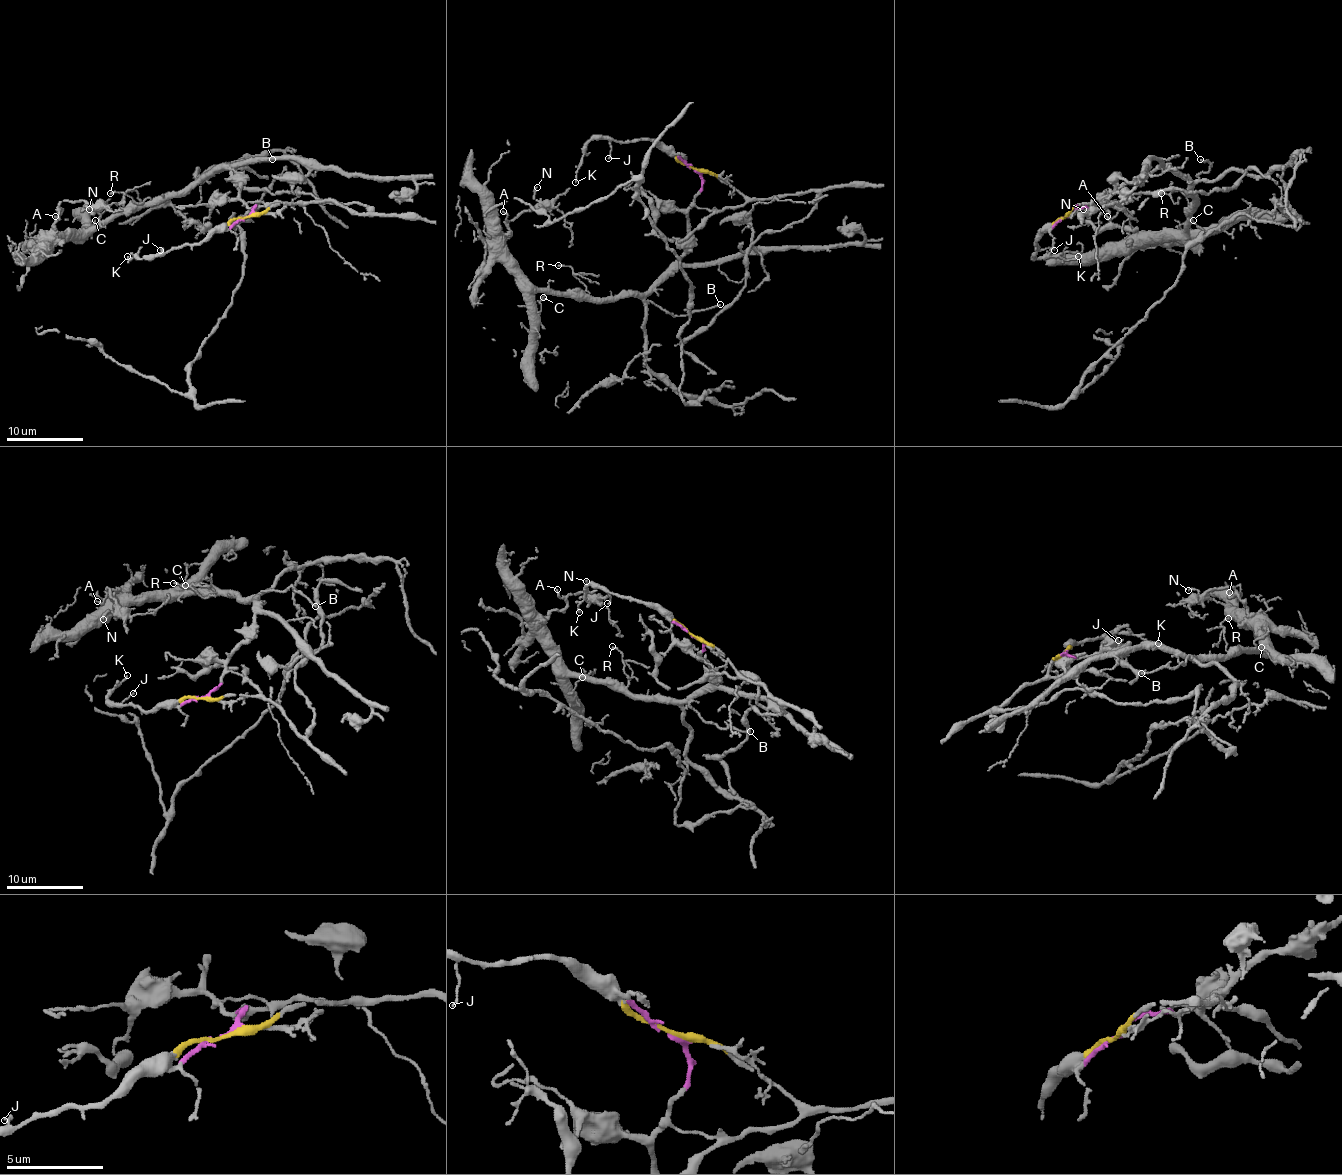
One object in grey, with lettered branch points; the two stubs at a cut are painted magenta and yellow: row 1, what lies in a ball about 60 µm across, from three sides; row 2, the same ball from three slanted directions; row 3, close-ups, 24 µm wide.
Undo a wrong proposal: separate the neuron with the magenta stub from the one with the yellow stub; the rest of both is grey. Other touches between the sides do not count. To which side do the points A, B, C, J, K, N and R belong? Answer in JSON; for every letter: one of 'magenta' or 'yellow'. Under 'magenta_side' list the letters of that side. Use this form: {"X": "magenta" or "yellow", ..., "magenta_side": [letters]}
{"A": "magenta", "B": "magenta", "C": "magenta", "J": "yellow", "K": "yellow", "N": "magenta", "R": "magenta", "magenta_side": ["A", "B", "C", "N", "R"]}

